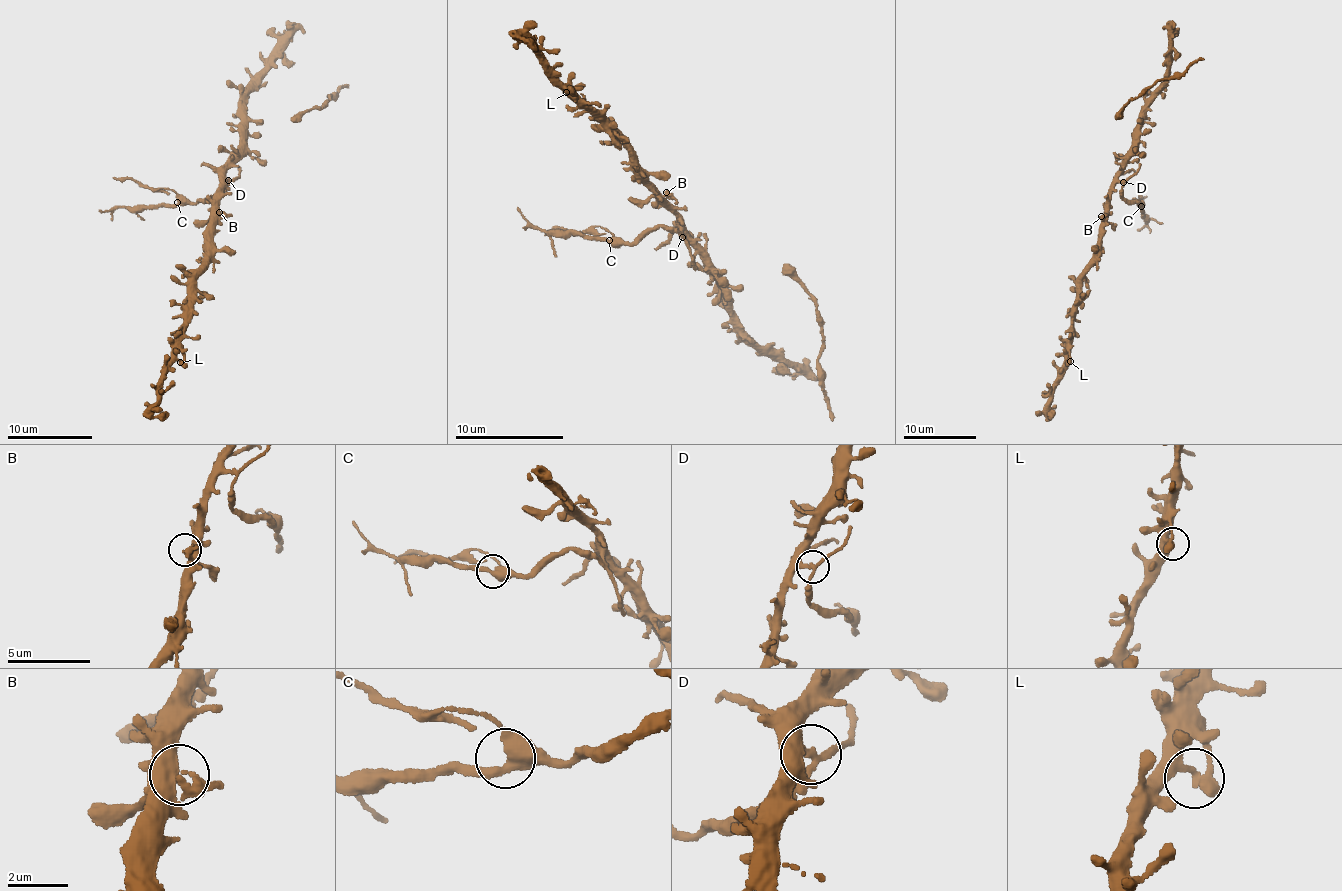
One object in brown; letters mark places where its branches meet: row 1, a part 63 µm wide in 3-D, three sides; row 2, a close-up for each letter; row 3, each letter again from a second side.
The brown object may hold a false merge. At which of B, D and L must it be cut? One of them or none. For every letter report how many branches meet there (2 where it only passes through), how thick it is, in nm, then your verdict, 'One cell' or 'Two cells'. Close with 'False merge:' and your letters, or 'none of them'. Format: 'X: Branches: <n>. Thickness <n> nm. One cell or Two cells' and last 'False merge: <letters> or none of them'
B: Branches: 3. Thickness 180 nm. One cell
D: Branches: 3. Thickness 200 nm. Two cells
L: Branches: 2. Thickness 320 nm. One cell
False merge: D

